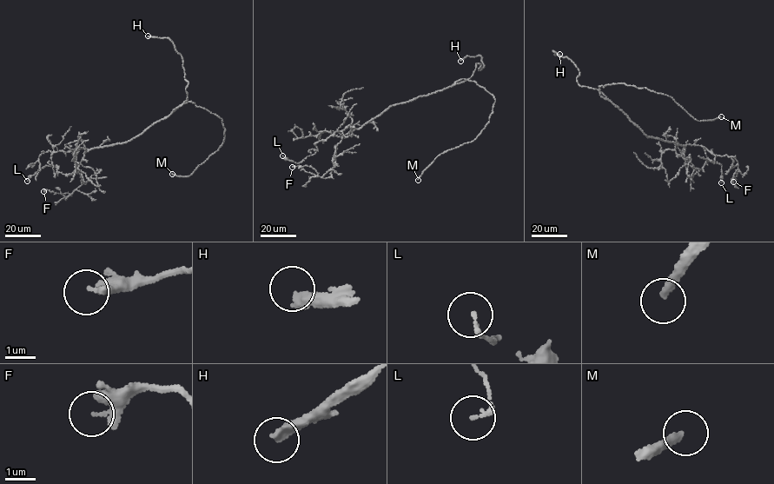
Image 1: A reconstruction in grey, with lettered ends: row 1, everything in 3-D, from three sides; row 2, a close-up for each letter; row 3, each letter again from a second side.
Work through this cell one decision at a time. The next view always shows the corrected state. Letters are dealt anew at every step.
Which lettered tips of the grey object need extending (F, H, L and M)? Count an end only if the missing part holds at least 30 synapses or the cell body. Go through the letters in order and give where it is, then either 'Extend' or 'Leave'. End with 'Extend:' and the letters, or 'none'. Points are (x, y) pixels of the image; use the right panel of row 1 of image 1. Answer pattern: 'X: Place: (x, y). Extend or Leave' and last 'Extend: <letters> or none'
F: Place: (733, 182). Leave
H: Place: (559, 54). Extend
L: Place: (721, 182). Leave
M: Place: (721, 116). Leave
Extend: H

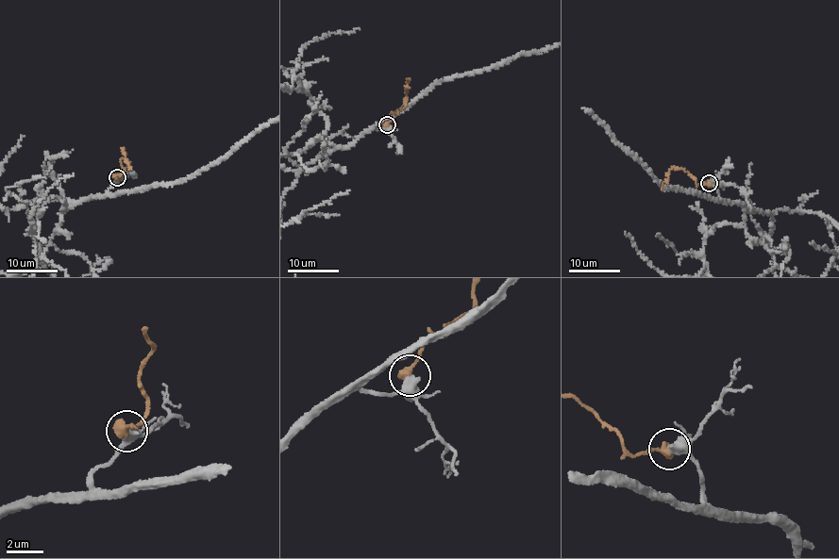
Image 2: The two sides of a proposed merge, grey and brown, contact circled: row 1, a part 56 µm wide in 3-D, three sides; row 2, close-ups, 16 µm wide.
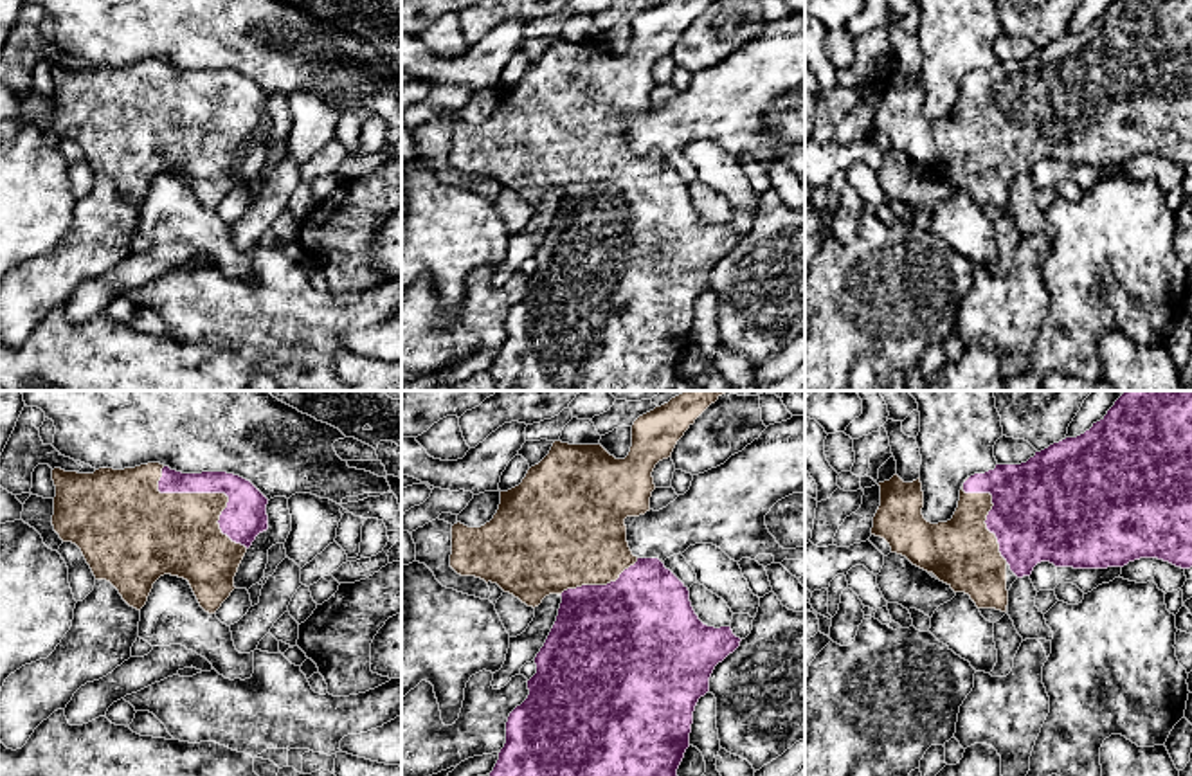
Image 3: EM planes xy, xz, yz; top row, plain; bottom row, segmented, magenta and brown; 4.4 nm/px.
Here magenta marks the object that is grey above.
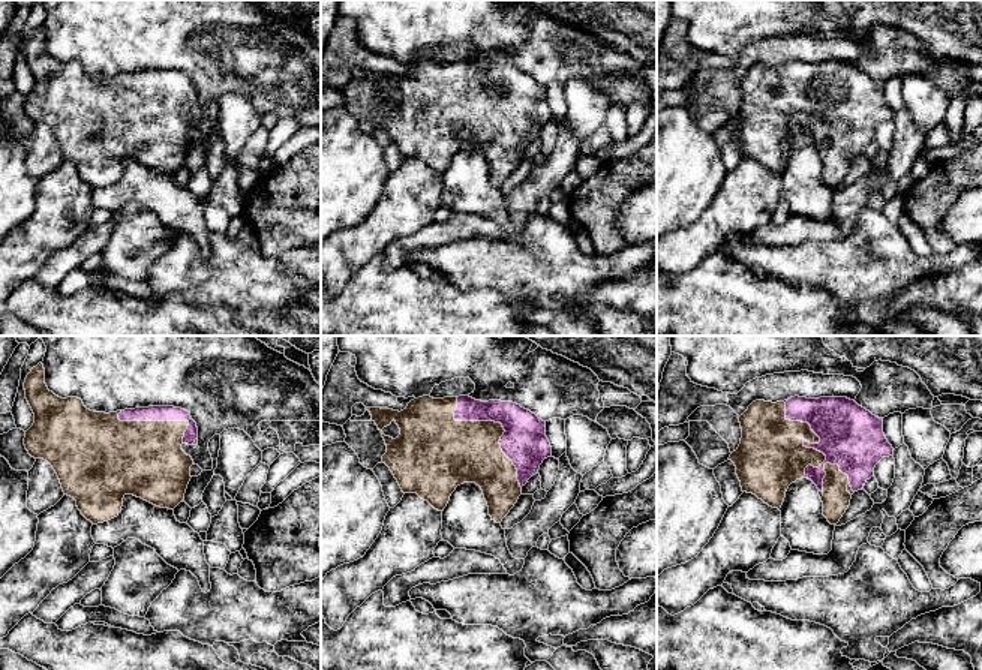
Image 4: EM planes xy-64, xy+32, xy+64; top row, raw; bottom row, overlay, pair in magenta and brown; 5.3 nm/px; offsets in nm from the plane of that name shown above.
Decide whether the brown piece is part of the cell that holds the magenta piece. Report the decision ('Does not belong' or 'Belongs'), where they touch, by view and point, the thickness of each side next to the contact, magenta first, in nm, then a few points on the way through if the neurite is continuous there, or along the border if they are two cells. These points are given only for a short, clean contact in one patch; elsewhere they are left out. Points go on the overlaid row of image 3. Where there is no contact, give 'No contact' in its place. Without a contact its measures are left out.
Belongs. Touches magenta at xy (213, 492). Thickness 190 nm (magenta) against 360 nm

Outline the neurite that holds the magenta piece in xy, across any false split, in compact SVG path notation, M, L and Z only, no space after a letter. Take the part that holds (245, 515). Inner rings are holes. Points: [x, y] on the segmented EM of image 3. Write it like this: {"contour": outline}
{"contour": "M148 463L124 470L99 468L94 474L77 474L77 472L65 472L61 468L54 468L52 481L56 486L54 515L52 515L54 531L59 535L63 542L72 542L81 549L95 580L110 582L119 591L122 600L137 610L140 610L146 605L153 583L160 576L171 574L187 580L200 607L205 612L214 614L221 607L221 603L230 596L230 592L236 589L234 576L247 549L252 546L252 542L259 533L268 529L268 515L266 515L268 499L250 481L227 472L182 474L160 463Z"}

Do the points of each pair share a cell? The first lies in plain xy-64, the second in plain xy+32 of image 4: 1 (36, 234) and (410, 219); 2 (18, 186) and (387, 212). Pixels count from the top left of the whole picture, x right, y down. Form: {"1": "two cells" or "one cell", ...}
{"1": "one cell", "2": "two cells"}

